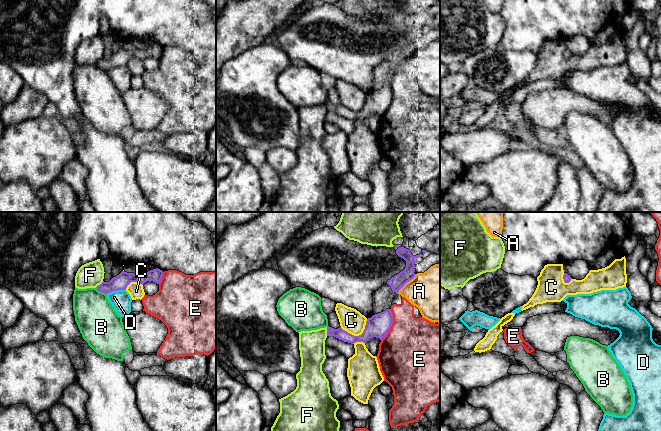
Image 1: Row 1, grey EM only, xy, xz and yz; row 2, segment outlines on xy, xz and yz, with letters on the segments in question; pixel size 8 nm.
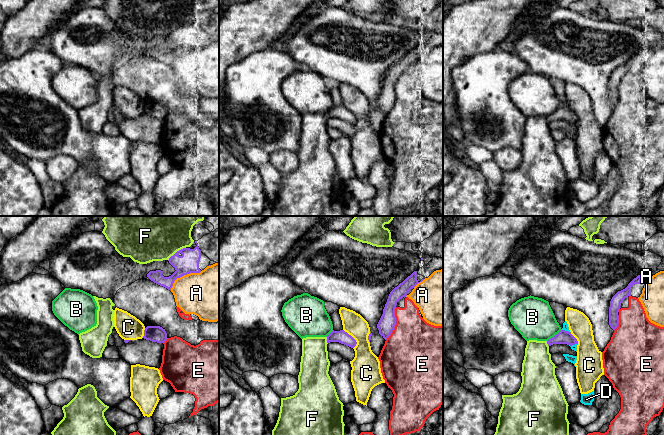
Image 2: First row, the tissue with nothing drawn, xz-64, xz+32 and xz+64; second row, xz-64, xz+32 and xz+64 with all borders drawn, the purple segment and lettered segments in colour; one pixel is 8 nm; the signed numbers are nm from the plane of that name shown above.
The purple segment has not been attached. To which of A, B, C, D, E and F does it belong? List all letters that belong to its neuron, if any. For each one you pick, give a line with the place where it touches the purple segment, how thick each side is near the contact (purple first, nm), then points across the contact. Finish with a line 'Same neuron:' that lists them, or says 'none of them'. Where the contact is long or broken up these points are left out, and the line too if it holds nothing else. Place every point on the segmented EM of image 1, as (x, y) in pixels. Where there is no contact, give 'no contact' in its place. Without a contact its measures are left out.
Same neuron: none of them

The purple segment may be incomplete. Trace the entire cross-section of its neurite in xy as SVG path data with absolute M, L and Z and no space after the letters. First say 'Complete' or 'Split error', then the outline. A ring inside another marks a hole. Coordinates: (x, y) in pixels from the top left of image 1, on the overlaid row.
Split error. M0 212L0 286L8 288L21 300L25 308L55 328L61 344L81 345L85 368L75 371L77 381L89 395L86 413L92 431L153 430L138 409L134 386L128 382L125 375L125 363L100 356L80 333L73 311L75 276L78 269L86 263L99 259L100 243L105 240L111 256L122 265L148 263L157 267L143 274L122 271L109 282L103 281L96 287L99 292L105 294L126 290L131 282L143 285L147 281L153 281L159 284L163 272L168 270L177 270L186 275L216 272L216 247L212 243L211 234L212 232L204 225L188 220L180 212Z

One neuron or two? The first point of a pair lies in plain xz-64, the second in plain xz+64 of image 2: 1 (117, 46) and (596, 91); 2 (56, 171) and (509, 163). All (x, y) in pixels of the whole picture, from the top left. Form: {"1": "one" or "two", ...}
{"1": "one", "2": "one"}

